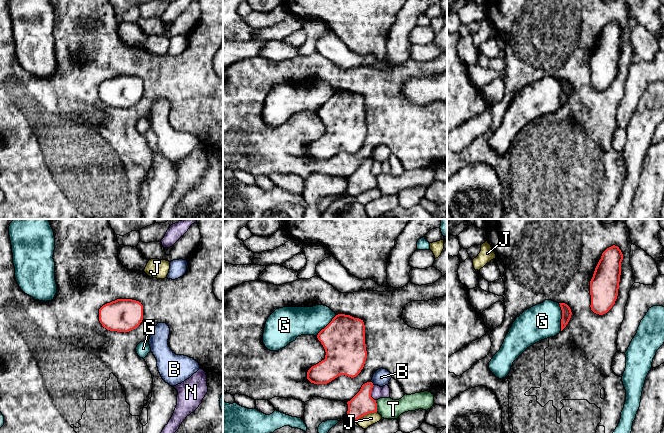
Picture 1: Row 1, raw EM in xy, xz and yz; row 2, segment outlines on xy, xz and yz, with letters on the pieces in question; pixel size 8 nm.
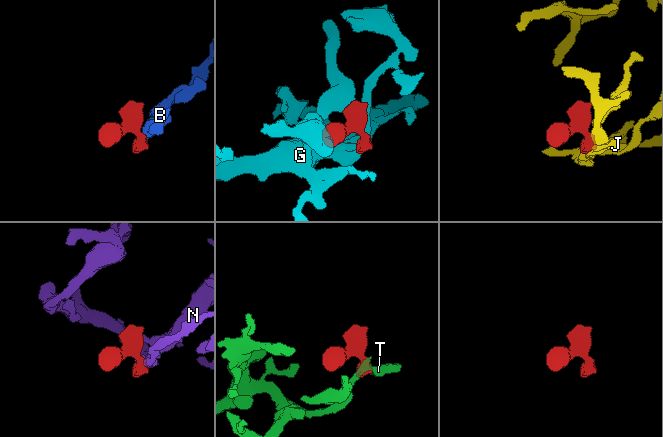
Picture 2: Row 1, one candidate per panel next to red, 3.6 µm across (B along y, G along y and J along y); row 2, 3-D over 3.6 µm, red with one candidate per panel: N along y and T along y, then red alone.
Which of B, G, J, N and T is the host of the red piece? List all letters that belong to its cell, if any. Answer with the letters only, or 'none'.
none

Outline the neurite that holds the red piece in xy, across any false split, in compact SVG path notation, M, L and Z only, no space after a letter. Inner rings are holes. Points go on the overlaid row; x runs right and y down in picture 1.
M0 219L0 412L4 416L4 425L0 428L0 433L143 433L143 425L140 421L140 414L142 413L145 404L152 397L153 378L145 360L138 356L136 347L140 342L149 342L151 332L158 323L166 323L169 326L170 335L168 345L173 353L176 355L184 355L193 358L199 363L200 368L205 372L218 373L223 377L223 302L218 300L213 292L214 279L223 268L223 219L197 219L197 224L201 233L200 242L195 252L187 260L188 265L186 273L182 277L175 280L168 278L157 279L148 276L144 271L131 271L125 268L118 258L118 249L120 245L117 241L117 235L111 228L108 219L49 219L55 237L53 259L55 262L57 293L53 300L46 302L35 300L33 297L25 294L16 281L12 246L9 236L9 226L13 220L14 219Z

